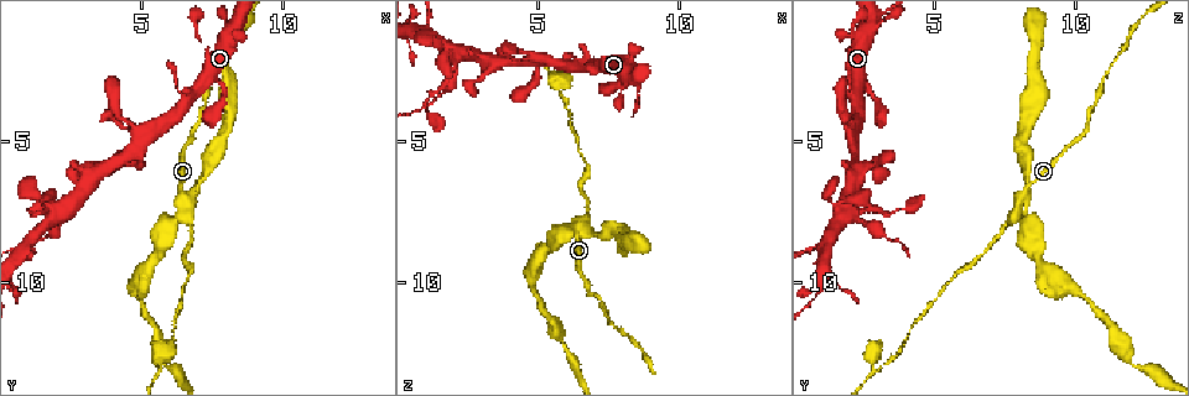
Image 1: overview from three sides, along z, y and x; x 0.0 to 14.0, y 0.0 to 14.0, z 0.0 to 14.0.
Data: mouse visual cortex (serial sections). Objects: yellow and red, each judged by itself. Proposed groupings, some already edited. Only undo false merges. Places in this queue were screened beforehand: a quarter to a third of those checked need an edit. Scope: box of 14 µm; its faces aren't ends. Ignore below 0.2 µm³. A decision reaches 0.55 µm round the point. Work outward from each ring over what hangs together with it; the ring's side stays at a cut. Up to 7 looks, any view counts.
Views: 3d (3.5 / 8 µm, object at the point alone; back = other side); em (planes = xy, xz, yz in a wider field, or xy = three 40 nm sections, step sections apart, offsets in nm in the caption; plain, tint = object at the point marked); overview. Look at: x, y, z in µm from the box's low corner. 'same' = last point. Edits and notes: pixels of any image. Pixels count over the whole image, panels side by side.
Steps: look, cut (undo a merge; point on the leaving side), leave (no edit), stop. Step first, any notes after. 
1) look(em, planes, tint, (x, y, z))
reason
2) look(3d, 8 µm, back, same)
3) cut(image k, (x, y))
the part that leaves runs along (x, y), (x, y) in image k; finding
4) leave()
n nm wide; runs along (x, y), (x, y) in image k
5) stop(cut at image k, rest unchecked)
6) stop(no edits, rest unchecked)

look(3d, 8 µm, (6.5, 7.0, 8.2))
small branch off a trunk

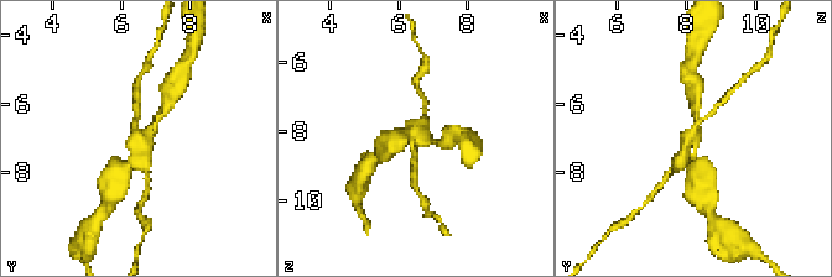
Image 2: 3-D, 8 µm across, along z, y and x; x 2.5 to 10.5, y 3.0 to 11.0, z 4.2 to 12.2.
look(3d, 3.5 µm, (6.6, 7.0, 8.1))

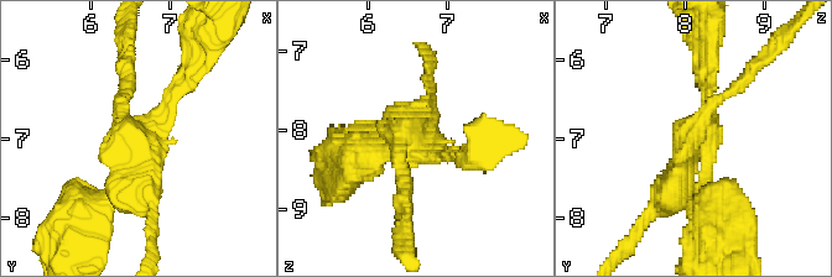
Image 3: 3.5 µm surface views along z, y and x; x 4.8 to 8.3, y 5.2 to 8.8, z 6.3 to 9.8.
look(em, xy, step 2, tint, (6.55, 6.95, 8.20))
4 arms; arms of 150, 150, 200, 400 nm; shape alone is not enough

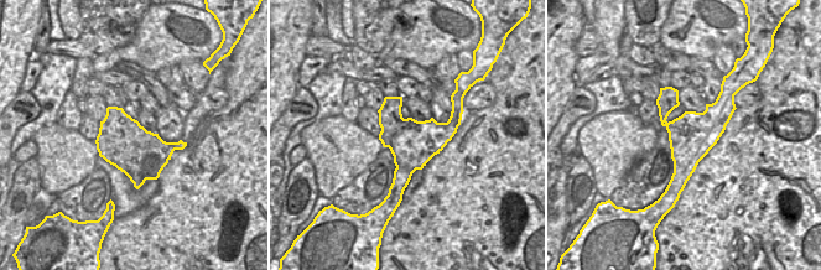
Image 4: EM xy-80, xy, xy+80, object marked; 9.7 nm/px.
cut(image 3, (364, 140))
border along (147, 131), (169, 159) in image 4; a second cell is stuck on

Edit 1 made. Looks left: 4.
look(3d, 8 µm, (2.1, 7.7, 2.2))
three arms meet

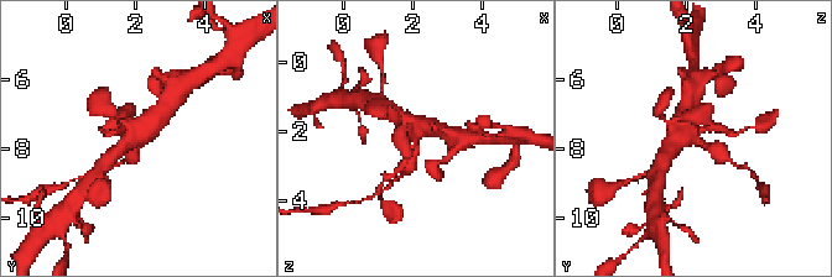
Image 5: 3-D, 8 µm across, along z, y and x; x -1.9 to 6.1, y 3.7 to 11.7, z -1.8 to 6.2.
look(3d, 3.5 µm, (2.1, 7.6, 2.3))
zoom in

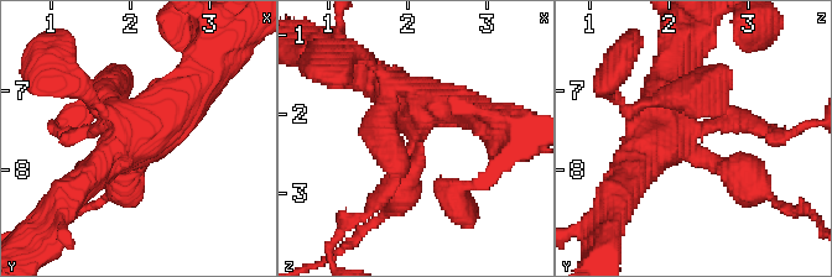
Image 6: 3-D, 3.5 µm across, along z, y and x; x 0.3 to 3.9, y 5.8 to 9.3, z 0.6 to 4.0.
look(em, planes, tint, (2.10, 7.60, 2.15))

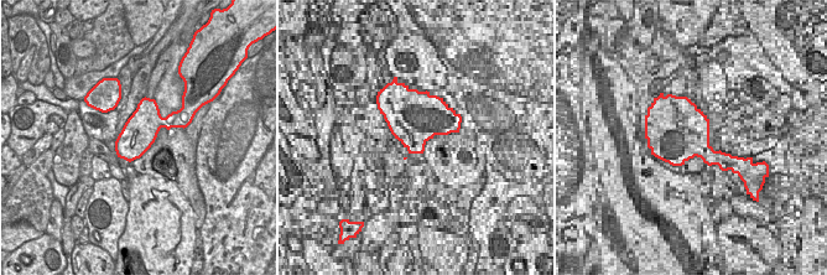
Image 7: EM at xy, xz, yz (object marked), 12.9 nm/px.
cut(image 6, (733, 167))
the part that leaves runs along (706, 157), (737, 170), (785, 207) in image 6; a second cell is stuck on

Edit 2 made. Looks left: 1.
stop(cut at image 3, cut at image 6, rest unchecked)

